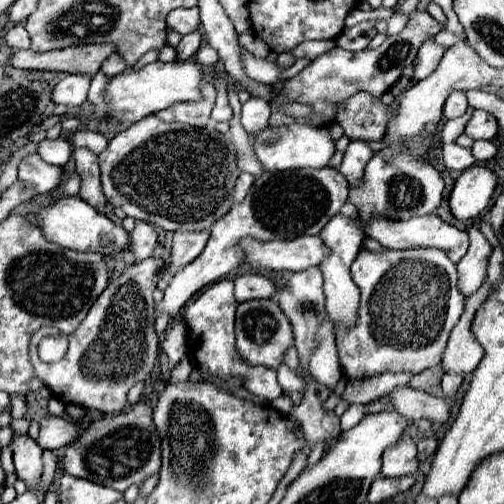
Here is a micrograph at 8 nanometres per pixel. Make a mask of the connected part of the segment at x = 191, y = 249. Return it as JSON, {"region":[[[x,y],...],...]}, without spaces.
{"region":[[[177,231],[173,235],[173,249],[167,273],[175,275],[179,267],[191,263],[203,249],[209,239],[209,231]]]}

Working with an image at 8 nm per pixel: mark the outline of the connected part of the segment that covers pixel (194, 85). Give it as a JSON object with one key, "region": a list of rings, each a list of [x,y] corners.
{"region":[[[173,61],[173,63],[151,63],[139,71],[125,71],[117,79],[111,79],[107,85],[107,101],[111,115],[119,121],[137,123],[149,115],[155,115],[161,109],[171,107],[173,103],[199,101],[203,83],[203,69],[195,61]]]}

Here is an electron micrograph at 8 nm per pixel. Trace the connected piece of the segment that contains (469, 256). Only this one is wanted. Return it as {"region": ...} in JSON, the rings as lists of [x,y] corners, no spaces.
{"region":[[[477,225],[469,227],[467,233],[469,233],[469,251],[457,263],[457,287],[465,297],[473,295],[485,281],[487,259],[489,259],[489,251],[491,251],[487,239],[481,235]]]}

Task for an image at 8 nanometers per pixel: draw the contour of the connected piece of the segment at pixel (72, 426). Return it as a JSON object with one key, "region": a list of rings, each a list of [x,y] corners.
{"region":[[[45,417],[39,421],[39,437],[37,445],[41,449],[61,449],[69,443],[73,443],[79,435],[79,425],[65,417]]]}

